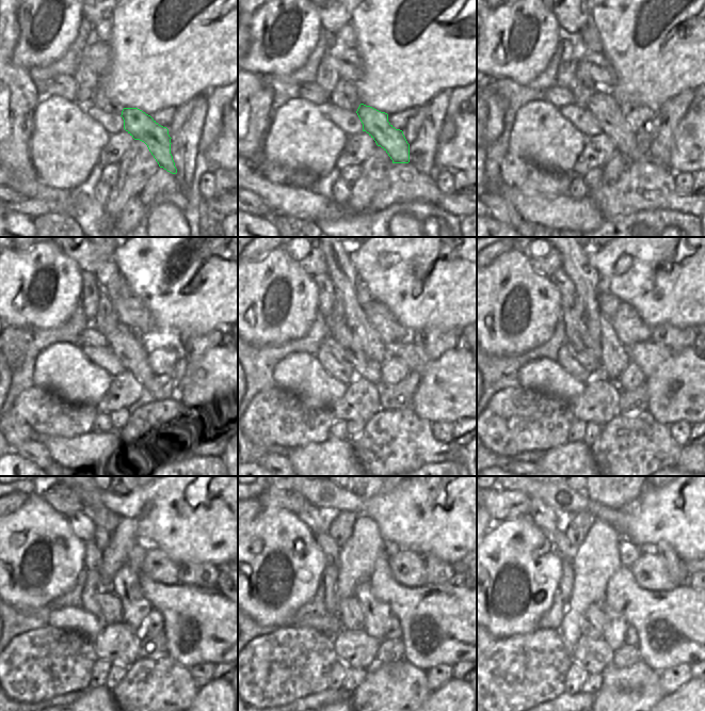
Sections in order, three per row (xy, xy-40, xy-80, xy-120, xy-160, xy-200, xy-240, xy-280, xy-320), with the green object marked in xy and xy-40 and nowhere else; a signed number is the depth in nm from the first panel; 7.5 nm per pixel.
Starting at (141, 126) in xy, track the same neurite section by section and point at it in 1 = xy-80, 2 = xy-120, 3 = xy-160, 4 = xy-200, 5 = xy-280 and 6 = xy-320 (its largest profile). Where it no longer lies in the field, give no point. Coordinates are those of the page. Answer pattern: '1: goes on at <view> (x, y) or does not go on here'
1: goes on at xy-80 (610, 115)
2: goes on at xy-120 (128, 347)
3: goes on at xy-160 (364, 366)
4: goes on at xy-200 (576, 332)
5: goes on at xy-280 (331, 551)
6: goes on at xy-320 (559, 541)

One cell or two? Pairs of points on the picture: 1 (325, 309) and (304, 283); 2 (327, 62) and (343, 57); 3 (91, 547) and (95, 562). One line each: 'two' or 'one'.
1: two
2: two
3: one

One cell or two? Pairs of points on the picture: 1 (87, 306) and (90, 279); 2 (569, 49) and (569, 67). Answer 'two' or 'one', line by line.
1: one
2: one

